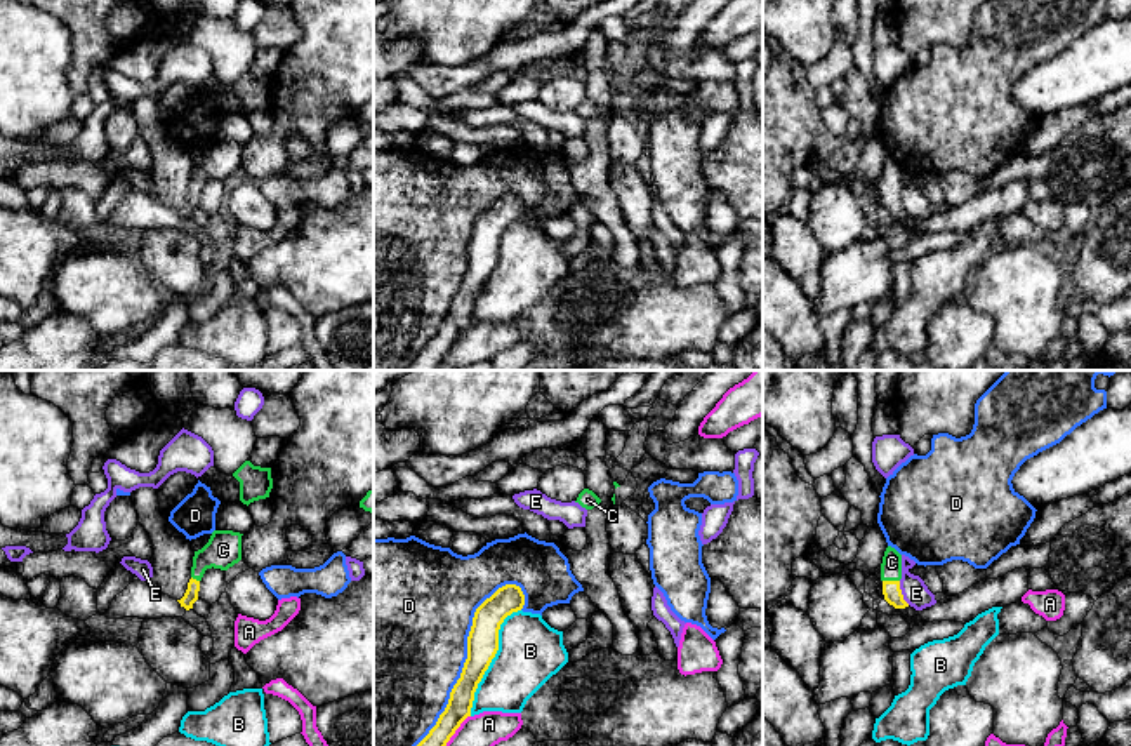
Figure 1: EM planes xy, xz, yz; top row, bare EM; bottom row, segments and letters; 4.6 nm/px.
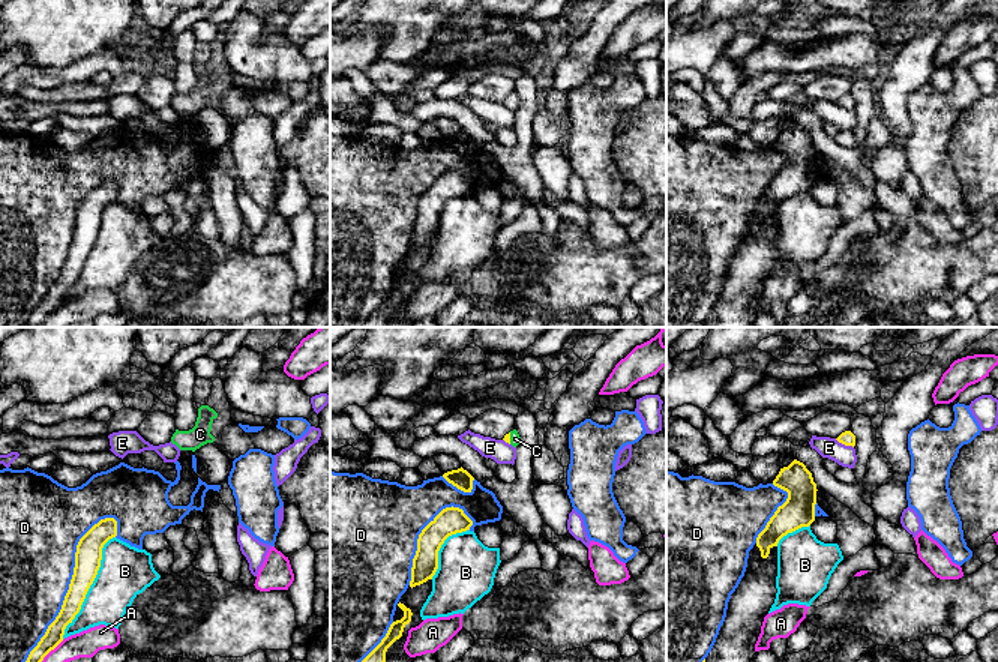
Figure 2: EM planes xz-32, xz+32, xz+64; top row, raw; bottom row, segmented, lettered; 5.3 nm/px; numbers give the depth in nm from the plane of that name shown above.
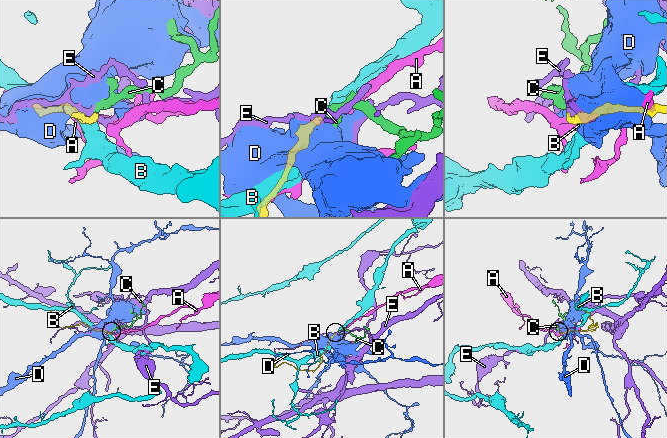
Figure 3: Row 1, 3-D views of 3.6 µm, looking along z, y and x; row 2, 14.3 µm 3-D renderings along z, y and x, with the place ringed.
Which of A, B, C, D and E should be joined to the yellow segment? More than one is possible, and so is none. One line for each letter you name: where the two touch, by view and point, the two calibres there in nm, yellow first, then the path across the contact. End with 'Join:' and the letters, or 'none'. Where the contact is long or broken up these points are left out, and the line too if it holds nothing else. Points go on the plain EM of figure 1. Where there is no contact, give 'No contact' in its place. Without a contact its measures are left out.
C: Touches yellow at yz (892, 192). Thickness 90 nm (yellow) against 100 nm. Path across: yz (892, 202), (892, 192), (892, 173)
Join: C

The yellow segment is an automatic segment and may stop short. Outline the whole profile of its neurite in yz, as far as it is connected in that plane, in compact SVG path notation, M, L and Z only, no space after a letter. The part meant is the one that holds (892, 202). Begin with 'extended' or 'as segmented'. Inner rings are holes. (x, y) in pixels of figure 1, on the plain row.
extended; M888 157L881 174L881 191L884 210L895 219L909 217L900 200L900 190L902 190L902 165L895 158Z

